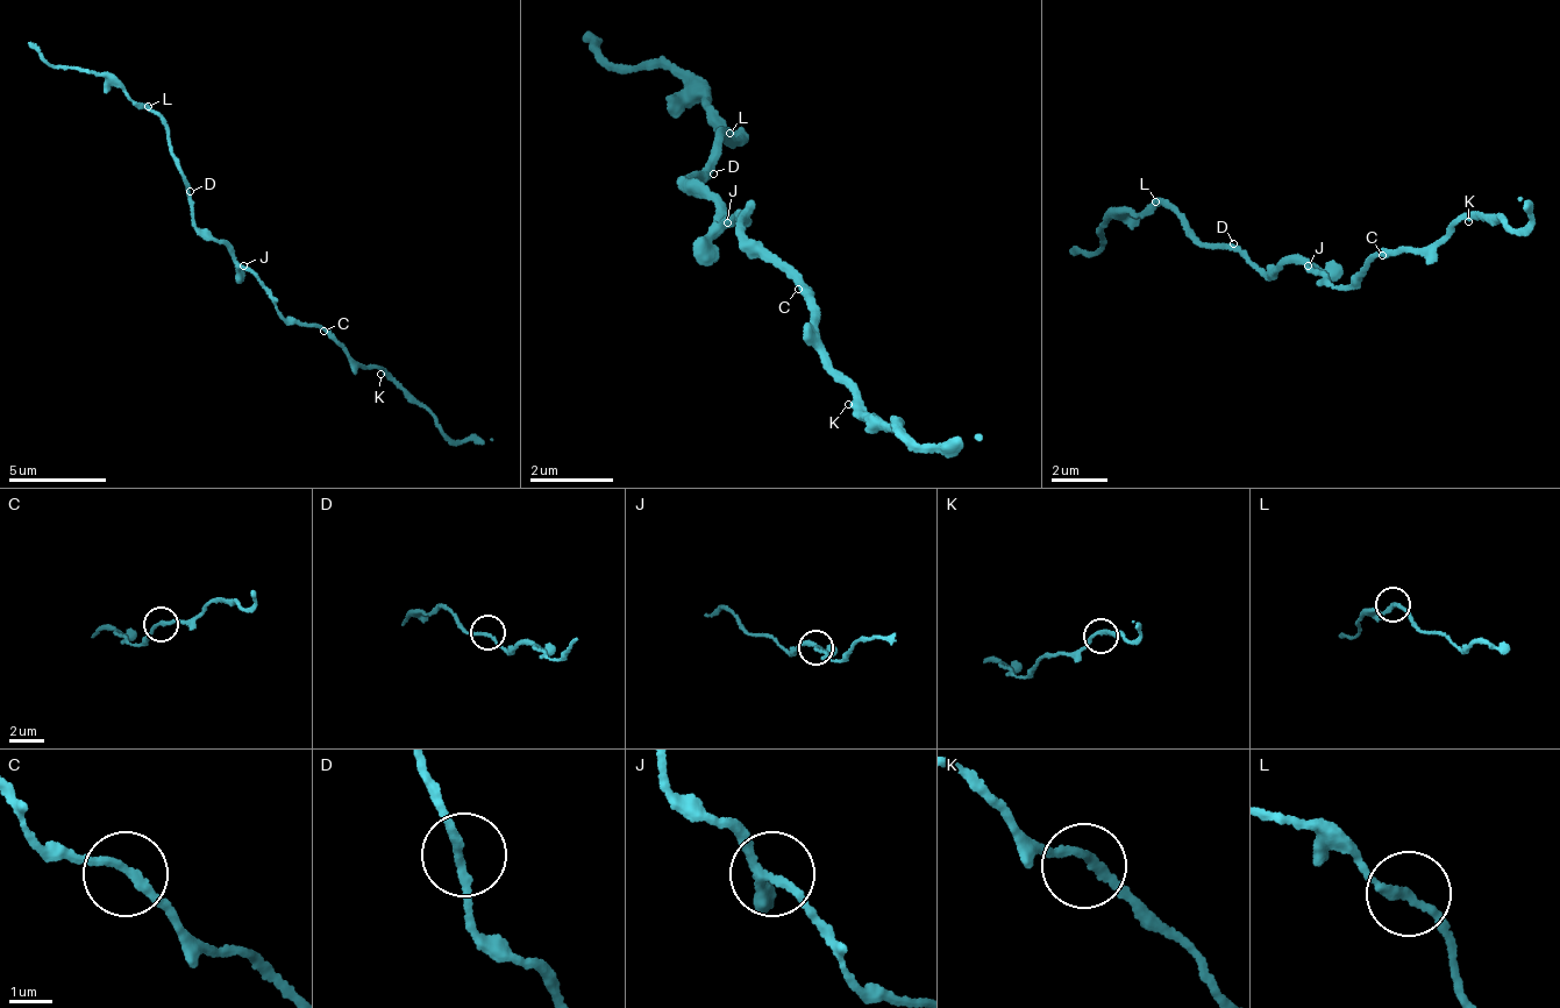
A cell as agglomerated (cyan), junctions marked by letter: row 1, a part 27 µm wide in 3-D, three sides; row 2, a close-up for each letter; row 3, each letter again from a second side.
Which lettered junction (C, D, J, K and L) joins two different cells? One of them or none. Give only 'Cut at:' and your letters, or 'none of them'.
Cut at: none of them

